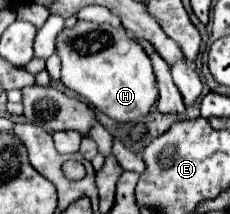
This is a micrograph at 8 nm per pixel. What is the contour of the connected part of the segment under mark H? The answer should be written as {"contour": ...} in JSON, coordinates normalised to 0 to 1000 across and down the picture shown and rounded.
{"contour":[[[339,98],[322,126],[287,126],[243,173],[243,248],[270,285],[270,360],[261,379],[278,407],[330,444],[348,444],[383,491],[461,528],[470,547],[522,575],[591,575],[643,537],[687,463],[678,369],[661,332],[661,285],[635,238],[609,220],[591,182],[565,182],[548,136],[504,136],[478,107],[400,107],[400,98]]]}

